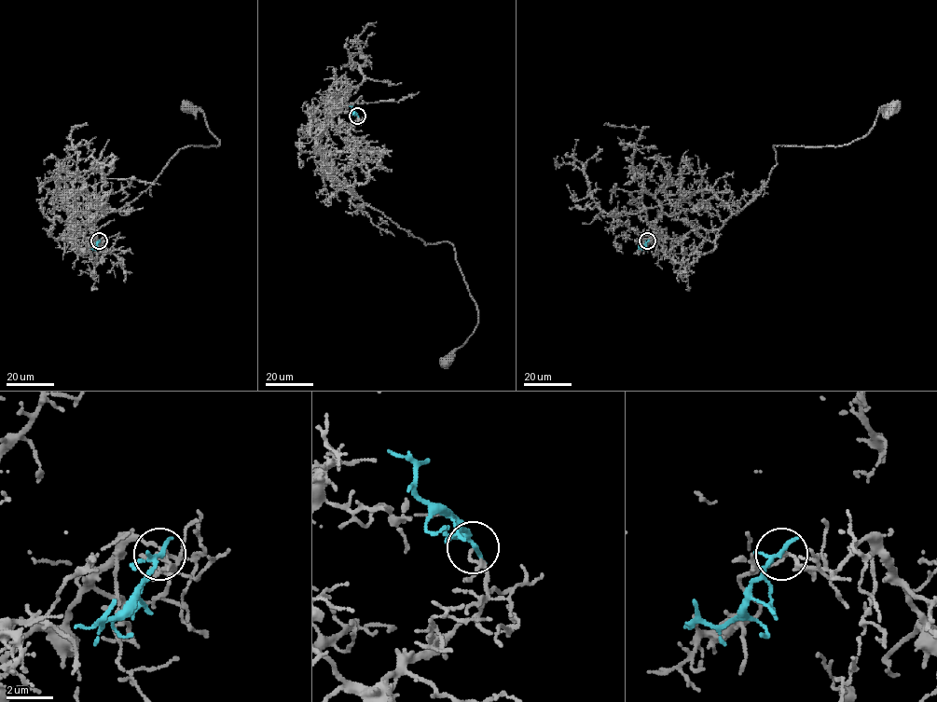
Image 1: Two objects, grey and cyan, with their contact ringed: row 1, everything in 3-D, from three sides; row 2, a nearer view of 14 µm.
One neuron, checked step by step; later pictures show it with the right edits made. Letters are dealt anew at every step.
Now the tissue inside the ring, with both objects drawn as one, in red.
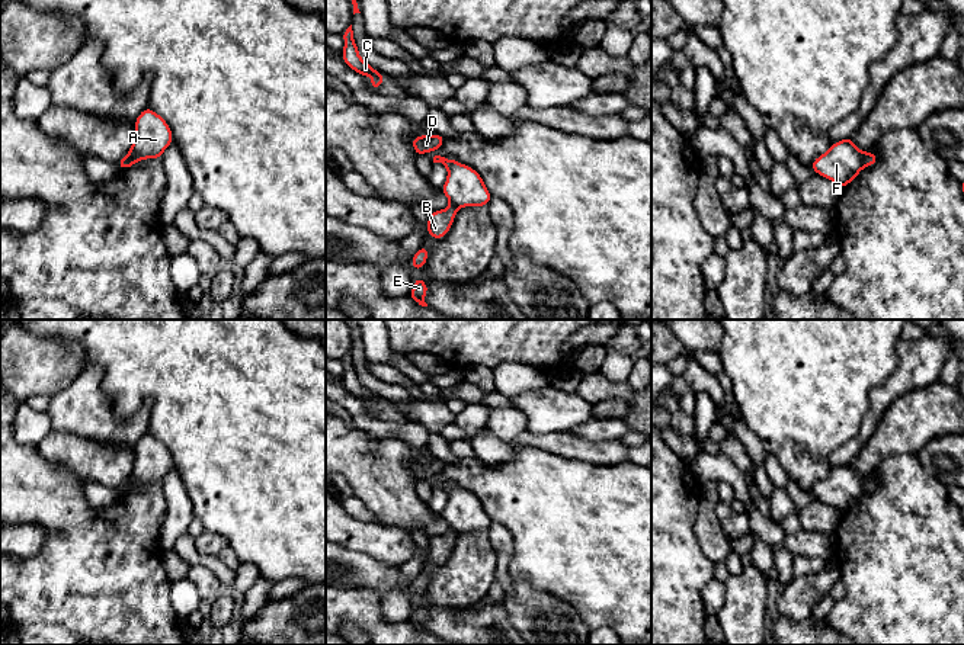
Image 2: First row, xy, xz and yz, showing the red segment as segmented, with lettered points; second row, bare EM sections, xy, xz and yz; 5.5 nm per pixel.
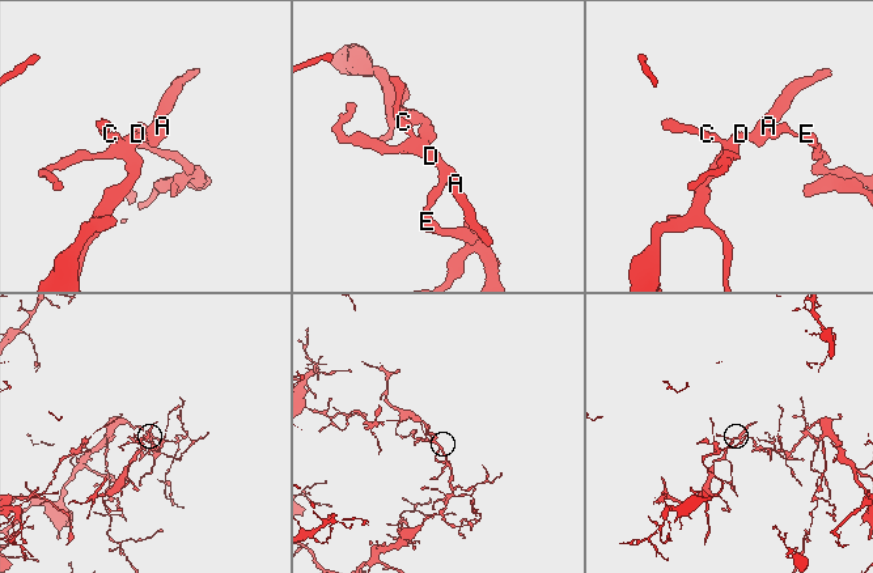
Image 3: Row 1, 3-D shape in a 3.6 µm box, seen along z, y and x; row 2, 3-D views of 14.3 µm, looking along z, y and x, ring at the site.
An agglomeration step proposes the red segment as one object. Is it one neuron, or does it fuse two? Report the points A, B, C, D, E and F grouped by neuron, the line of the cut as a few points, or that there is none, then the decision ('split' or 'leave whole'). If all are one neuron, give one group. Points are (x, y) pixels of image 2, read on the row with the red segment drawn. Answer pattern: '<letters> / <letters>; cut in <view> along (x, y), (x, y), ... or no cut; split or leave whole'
A C D F / B E; cut in yz along (865, 153), (862, 166); split

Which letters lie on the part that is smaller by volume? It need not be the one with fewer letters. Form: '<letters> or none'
A, C, D, F

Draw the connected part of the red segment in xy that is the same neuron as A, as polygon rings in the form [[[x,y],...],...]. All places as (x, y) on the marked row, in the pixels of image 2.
[[[148,106],[134,122],[134,142],[128,151],[129,169],[145,158],[161,158],[164,150],[173,142],[173,134],[167,122]]]

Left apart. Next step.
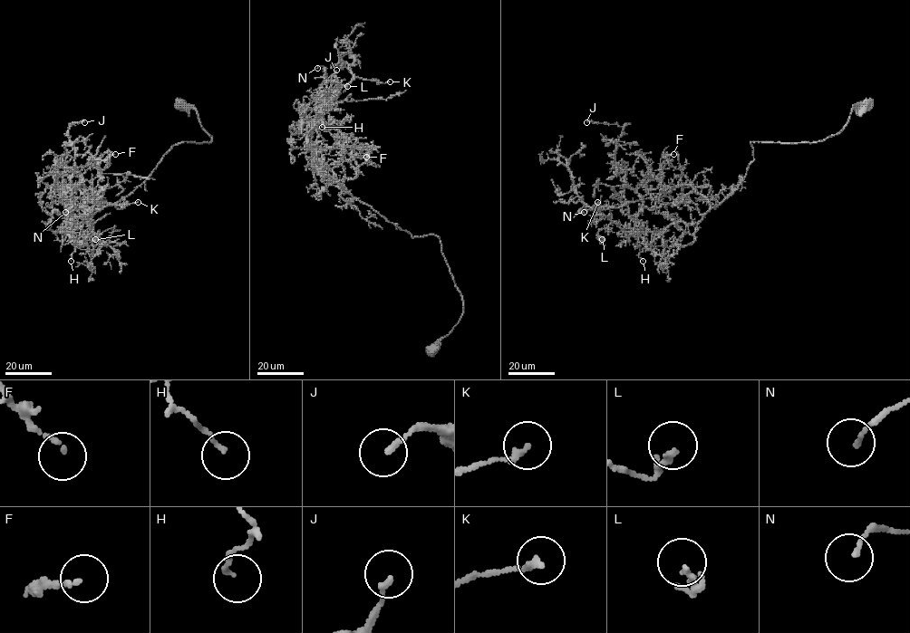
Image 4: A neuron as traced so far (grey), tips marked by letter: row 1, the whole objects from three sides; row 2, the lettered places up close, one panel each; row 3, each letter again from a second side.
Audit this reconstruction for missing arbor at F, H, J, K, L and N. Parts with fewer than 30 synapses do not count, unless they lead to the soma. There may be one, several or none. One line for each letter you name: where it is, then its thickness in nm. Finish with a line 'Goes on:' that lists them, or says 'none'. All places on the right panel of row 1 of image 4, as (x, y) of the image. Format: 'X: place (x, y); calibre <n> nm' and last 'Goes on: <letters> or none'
Goes on: none

